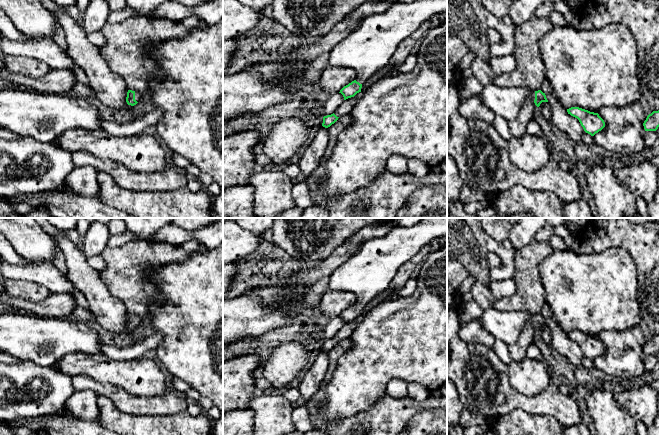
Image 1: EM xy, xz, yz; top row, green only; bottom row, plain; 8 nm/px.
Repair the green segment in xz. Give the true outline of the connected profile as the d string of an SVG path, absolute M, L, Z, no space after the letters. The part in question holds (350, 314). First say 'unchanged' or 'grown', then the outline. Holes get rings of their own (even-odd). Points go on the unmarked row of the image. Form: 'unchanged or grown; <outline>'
grown; M422 218L413 226L394 225L385 236L363 243L354 255L329 276L327 291L346 290L357 297L357 302L339 316L344 324L361 316L365 305L389 287L398 269L423 246L440 237L447 237L447 218Z

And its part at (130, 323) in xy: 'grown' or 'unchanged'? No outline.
grown

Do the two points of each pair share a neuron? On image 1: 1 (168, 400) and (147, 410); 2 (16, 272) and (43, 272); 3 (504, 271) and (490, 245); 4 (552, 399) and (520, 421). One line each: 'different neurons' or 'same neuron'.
1: same neuron
2: same neuron
3: same neuron
4: different neurons

